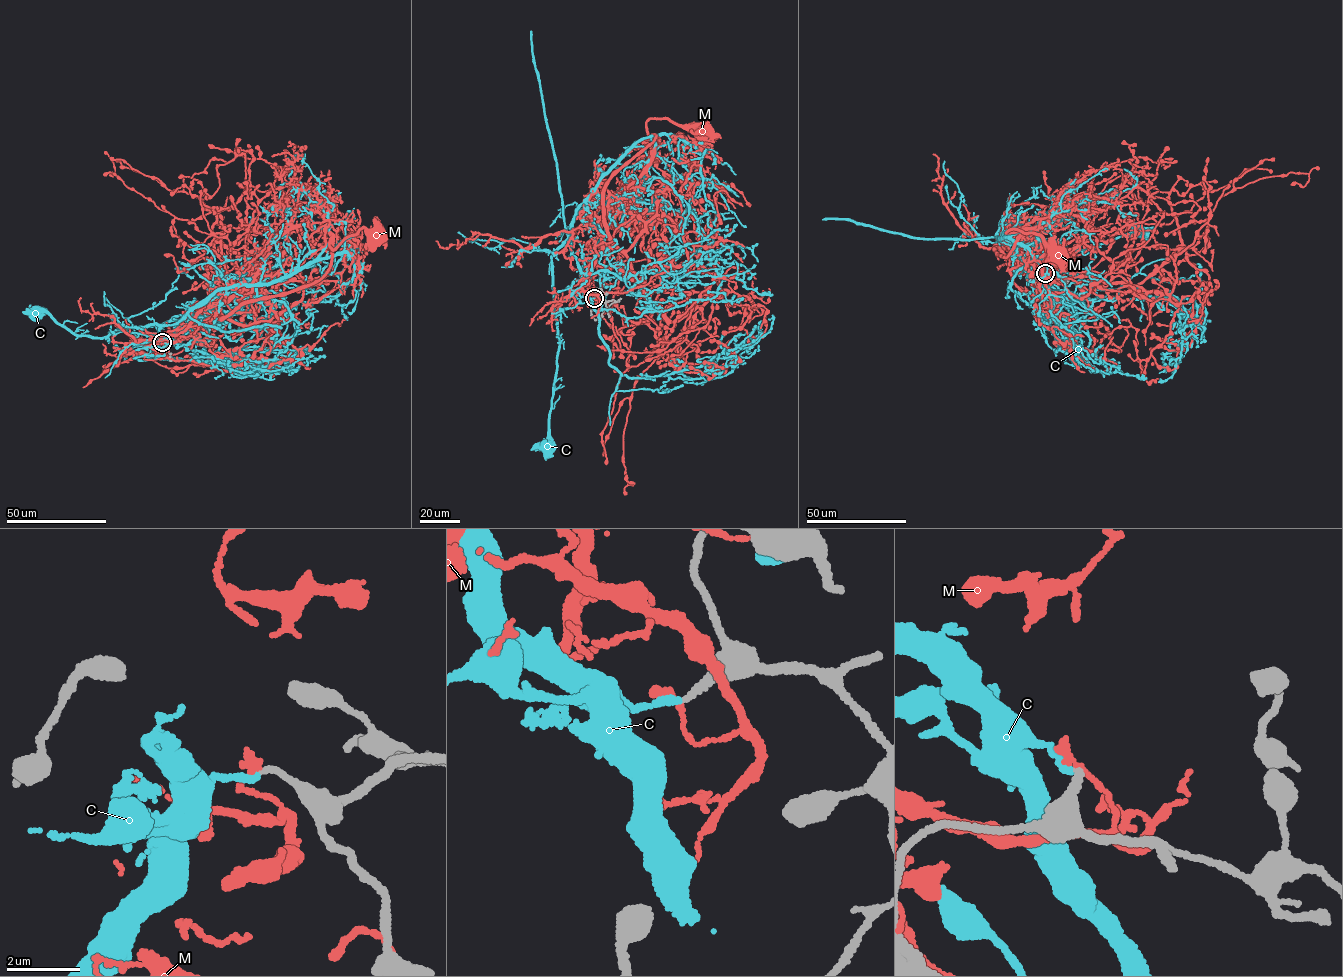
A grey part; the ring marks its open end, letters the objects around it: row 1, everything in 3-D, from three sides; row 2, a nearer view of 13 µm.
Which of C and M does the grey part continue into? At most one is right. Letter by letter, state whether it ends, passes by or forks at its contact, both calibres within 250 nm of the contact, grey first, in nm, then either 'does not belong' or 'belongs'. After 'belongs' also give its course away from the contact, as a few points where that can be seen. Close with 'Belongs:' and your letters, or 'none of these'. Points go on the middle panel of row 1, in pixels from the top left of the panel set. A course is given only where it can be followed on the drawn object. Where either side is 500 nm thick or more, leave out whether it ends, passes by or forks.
C: it ends | 160/190 nm | belongs | via (594, 298), (584, 293), (582, 275), (566, 241), (552, 257), (554, 309), (560, 339), (545, 447)
M: it ends | 170/240 nm | does not belong
Belongs: C

